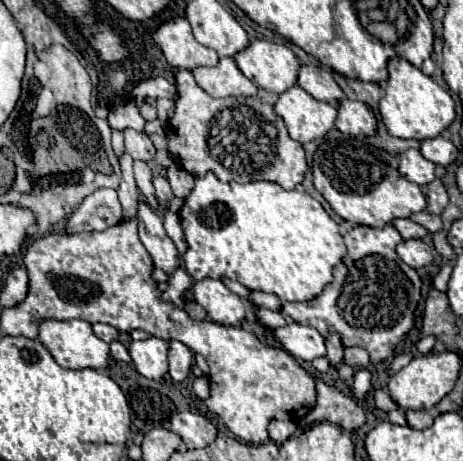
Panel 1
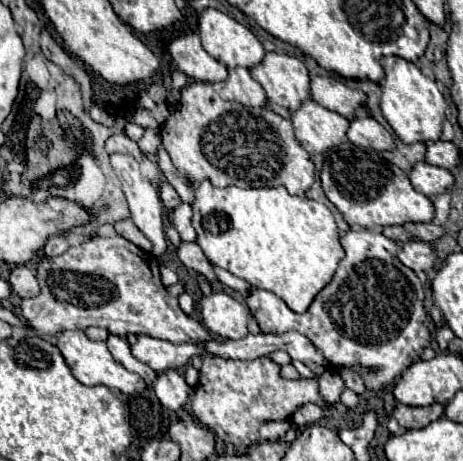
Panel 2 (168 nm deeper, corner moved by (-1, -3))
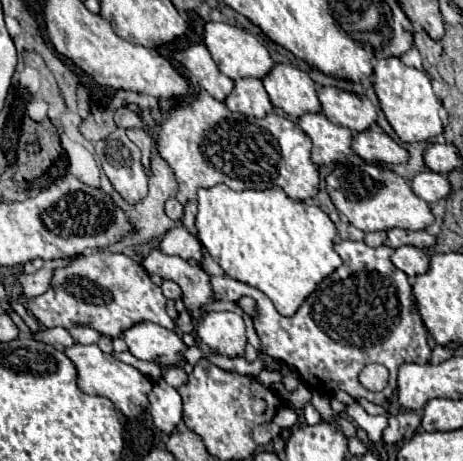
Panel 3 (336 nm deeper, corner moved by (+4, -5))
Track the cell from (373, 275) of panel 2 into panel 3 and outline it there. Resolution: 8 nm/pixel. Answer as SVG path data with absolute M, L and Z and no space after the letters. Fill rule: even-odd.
M342 240L336 244L336 252L344 260L342 266L324 278L290 318L278 314L264 292L228 276L210 278L212 290L218 300L236 300L240 296L256 300L254 328L260 336L262 350L270 358L292 364L310 390L330 396L340 388L352 398L366 398L374 404L384 404L384 400L396 390L396 374L402 364L430 362L426 326L418 314L408 276L390 262L390 256L394 254L390 246L372 248L366 242ZM372 362L384 364L390 370L388 386L382 392L368 392L358 382L360 370Z

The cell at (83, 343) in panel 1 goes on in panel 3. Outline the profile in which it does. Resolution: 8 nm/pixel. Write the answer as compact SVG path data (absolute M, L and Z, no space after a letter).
M76 342L74 346L64 348L64 354L74 362L76 370L78 370L78 388L82 392L96 394L96 396L106 396L128 418L136 418L140 412L146 410L146 406L148 406L148 392L152 390L152 380L148 380L136 368L116 360L112 354L102 352L96 344L84 346L84 344Z

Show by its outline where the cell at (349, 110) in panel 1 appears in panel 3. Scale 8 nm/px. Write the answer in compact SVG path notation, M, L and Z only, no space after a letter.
M374 128L364 132L354 132L352 150L370 164L400 164L406 162L408 154L390 136Z

